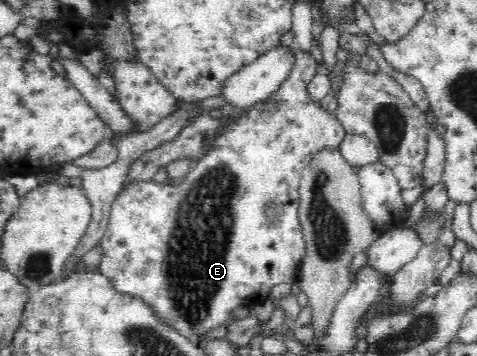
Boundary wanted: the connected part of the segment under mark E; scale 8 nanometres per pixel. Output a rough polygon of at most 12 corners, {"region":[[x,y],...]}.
{"region":[[288,78],[178,186],[125,184],[99,273],[189,338],[296,282],[304,167]]}

